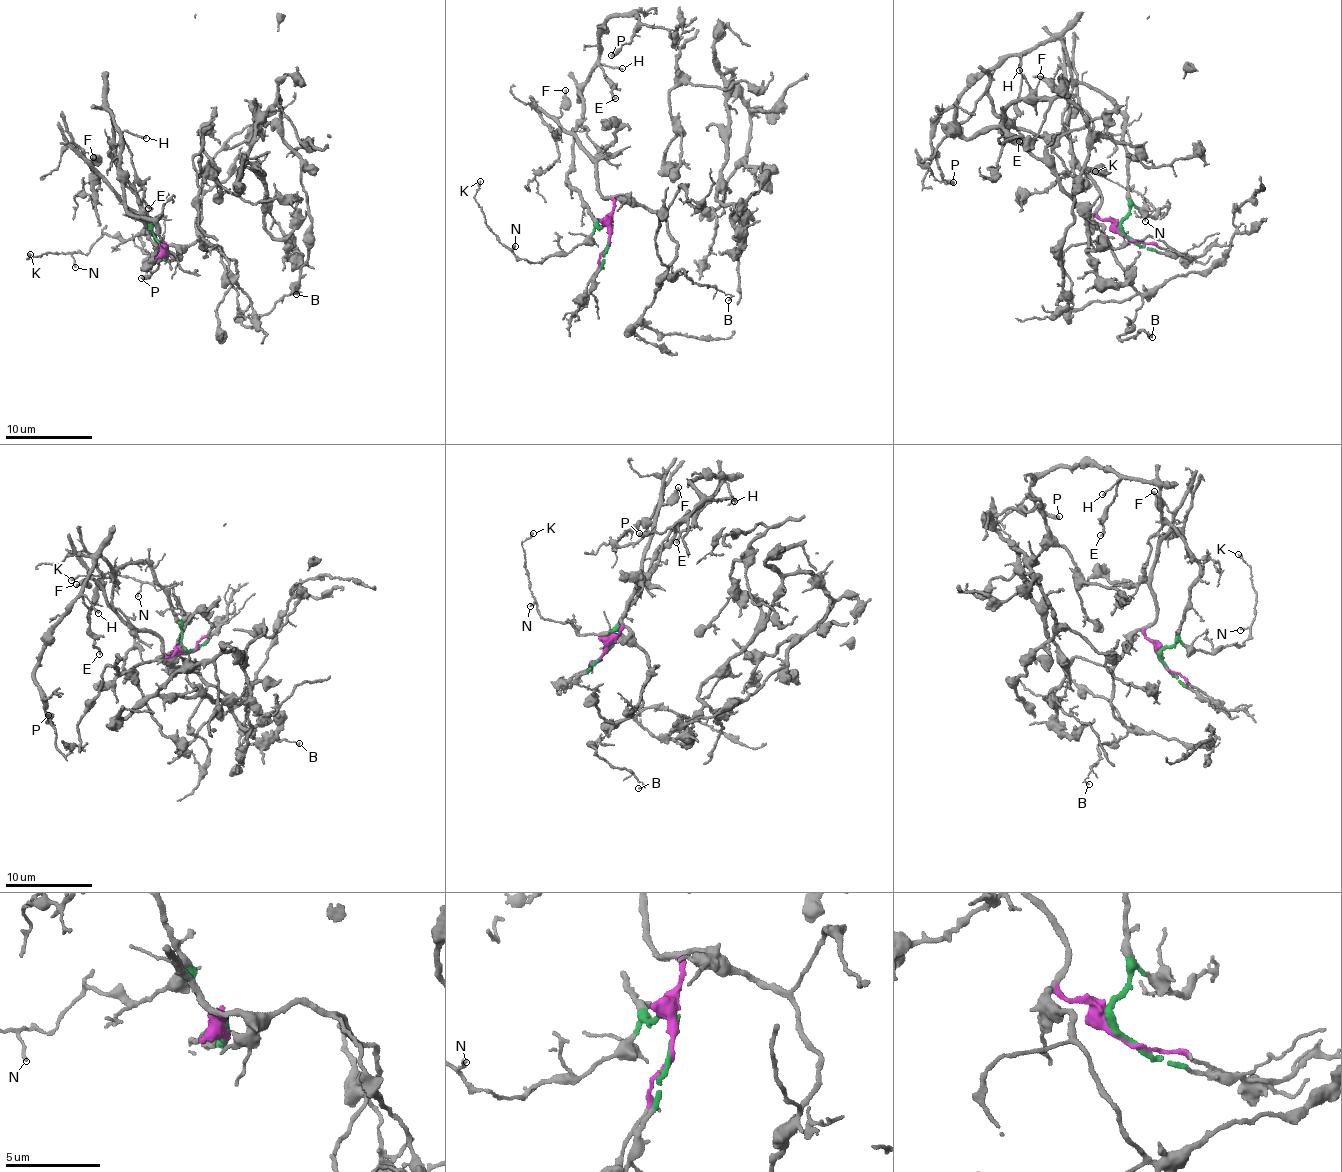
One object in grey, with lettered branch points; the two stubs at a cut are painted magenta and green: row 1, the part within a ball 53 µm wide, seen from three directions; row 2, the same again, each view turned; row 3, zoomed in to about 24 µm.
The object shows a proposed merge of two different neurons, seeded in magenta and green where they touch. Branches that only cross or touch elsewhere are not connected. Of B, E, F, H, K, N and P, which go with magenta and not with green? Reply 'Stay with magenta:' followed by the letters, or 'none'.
Stay with magenta: B, F

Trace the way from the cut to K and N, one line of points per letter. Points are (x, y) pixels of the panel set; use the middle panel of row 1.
K: (609, 233), (602, 225), (566, 254), (549, 254), (535, 264), (516, 259), (485, 223), (475, 197), (481, 181)
N: (609, 233), (602, 225), (566, 254), (549, 254), (535, 264), (512, 252), (515, 246)

